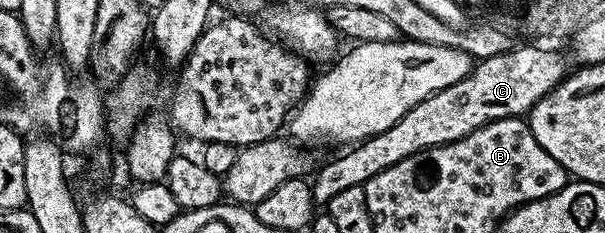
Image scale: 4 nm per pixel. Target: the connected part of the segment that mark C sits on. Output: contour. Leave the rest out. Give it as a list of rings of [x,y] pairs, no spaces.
[[[524,45],[515,46],[496,57],[479,60],[460,81],[418,102],[392,129],[361,140],[345,150],[348,152],[334,158],[322,169],[320,167],[314,180],[315,202],[327,204],[341,190],[363,186],[376,173],[424,148],[462,140],[468,133],[475,132],[493,120],[529,114],[536,101],[564,80],[568,68],[558,52],[544,49],[542,45]]]

